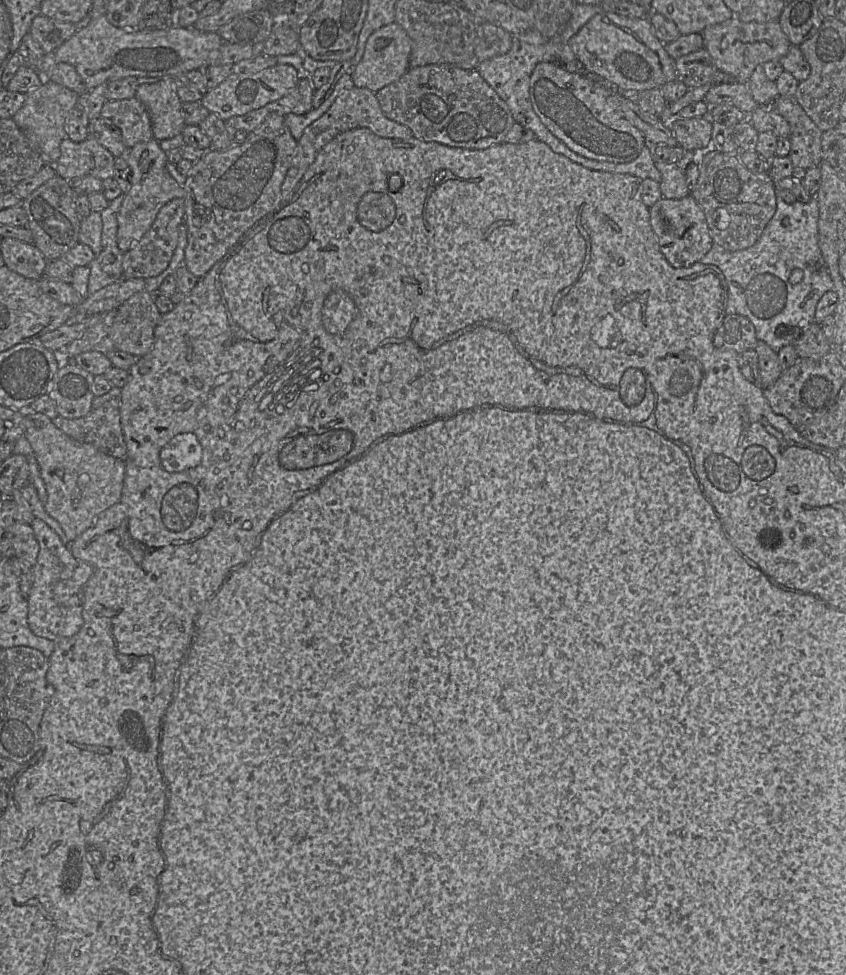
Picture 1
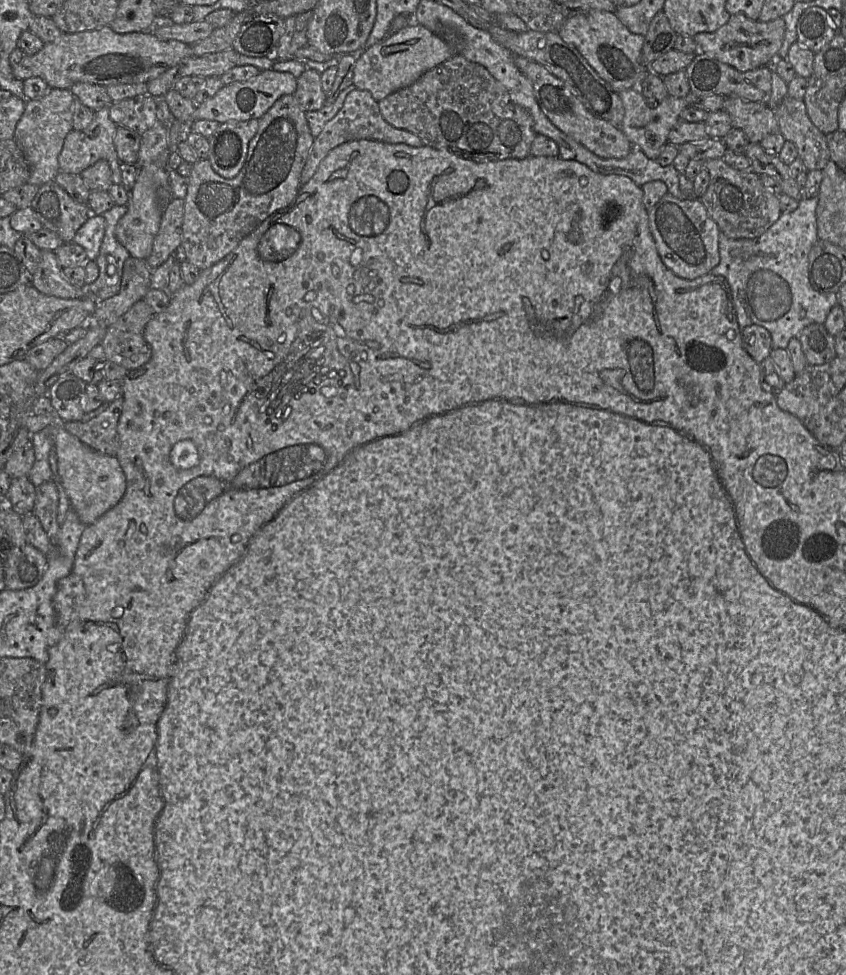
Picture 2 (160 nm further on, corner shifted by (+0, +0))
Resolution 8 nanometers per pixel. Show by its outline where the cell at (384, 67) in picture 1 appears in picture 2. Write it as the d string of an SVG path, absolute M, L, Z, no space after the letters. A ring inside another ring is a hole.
M412 19L410 24L375 43L357 59L353 84L357 89L369 91L379 102L391 93L412 85L426 71L454 54L453 49L441 37Z

